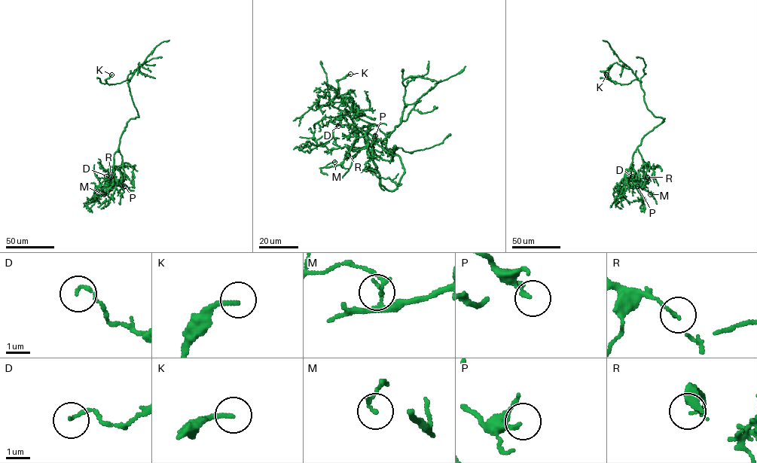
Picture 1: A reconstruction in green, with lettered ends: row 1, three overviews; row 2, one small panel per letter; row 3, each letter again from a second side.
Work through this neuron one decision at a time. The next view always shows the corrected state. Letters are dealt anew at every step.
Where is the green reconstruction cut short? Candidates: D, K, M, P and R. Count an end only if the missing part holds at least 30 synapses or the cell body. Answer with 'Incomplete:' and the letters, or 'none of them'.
Incomplete: none of them

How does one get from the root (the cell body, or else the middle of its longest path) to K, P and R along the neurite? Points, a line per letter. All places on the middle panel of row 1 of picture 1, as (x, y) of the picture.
K: (386, 189), (397, 187), (403, 164), (386, 148), (380, 129), (341, 100), (337, 81), (350, 74)
P: (386, 189), (380, 184), (364, 135), (354, 127), (354, 123), (364, 131), (369, 126), (368, 132), (375, 135)
R: (386, 189), (380, 184), (364, 135), (372, 147), (349, 150), (348, 147), (348, 155)

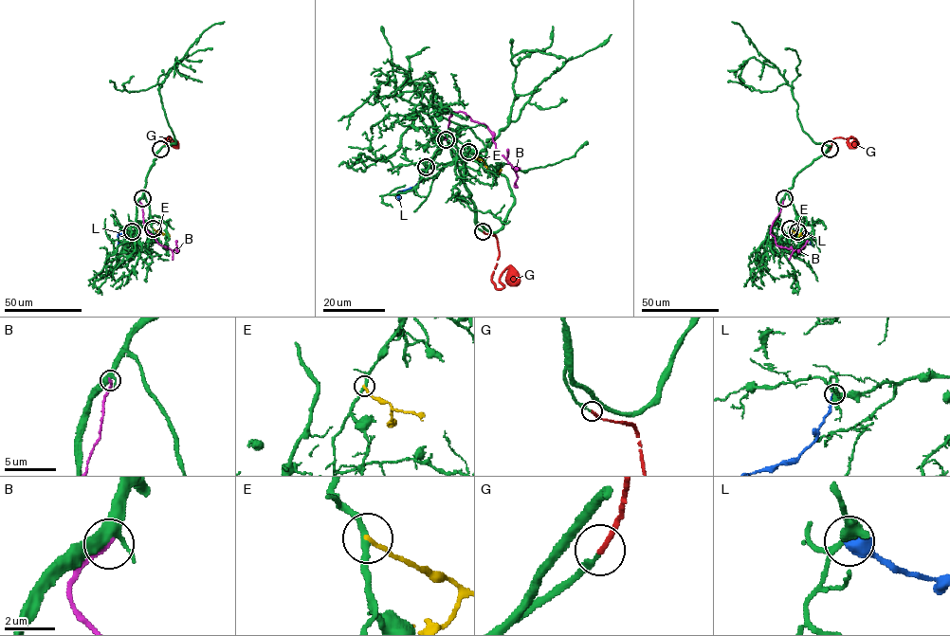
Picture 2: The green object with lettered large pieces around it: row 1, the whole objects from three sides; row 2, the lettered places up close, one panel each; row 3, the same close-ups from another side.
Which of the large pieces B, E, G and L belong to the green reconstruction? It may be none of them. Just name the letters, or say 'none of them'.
G

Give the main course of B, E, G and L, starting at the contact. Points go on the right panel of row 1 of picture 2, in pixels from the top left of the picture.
B: (784, 197), (770, 233), (776, 245), (794, 250), (800, 249), (808, 241)
E: (790, 228), (801, 233), (798, 236)
G: (830, 149), (833, 138), (854, 137), (858, 145), (853, 137), (849, 142), (857, 145)
L: (797, 230), (810, 234), (810, 244), (814, 245)

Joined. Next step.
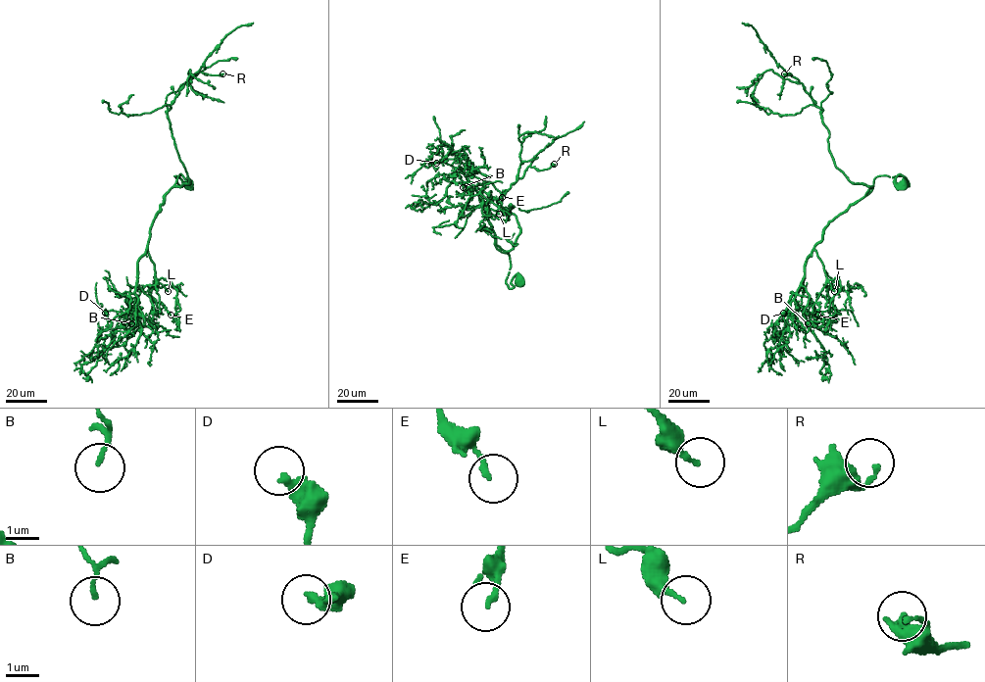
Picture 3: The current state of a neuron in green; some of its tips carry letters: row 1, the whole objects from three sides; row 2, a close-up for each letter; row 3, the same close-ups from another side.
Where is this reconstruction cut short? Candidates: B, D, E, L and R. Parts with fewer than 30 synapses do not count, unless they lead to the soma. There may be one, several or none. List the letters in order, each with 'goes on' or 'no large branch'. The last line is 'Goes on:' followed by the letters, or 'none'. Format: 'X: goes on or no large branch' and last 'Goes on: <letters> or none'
B: no large branch
D: no large branch
E: goes on
L: no large branch
R: no large branch
Goes on: E

